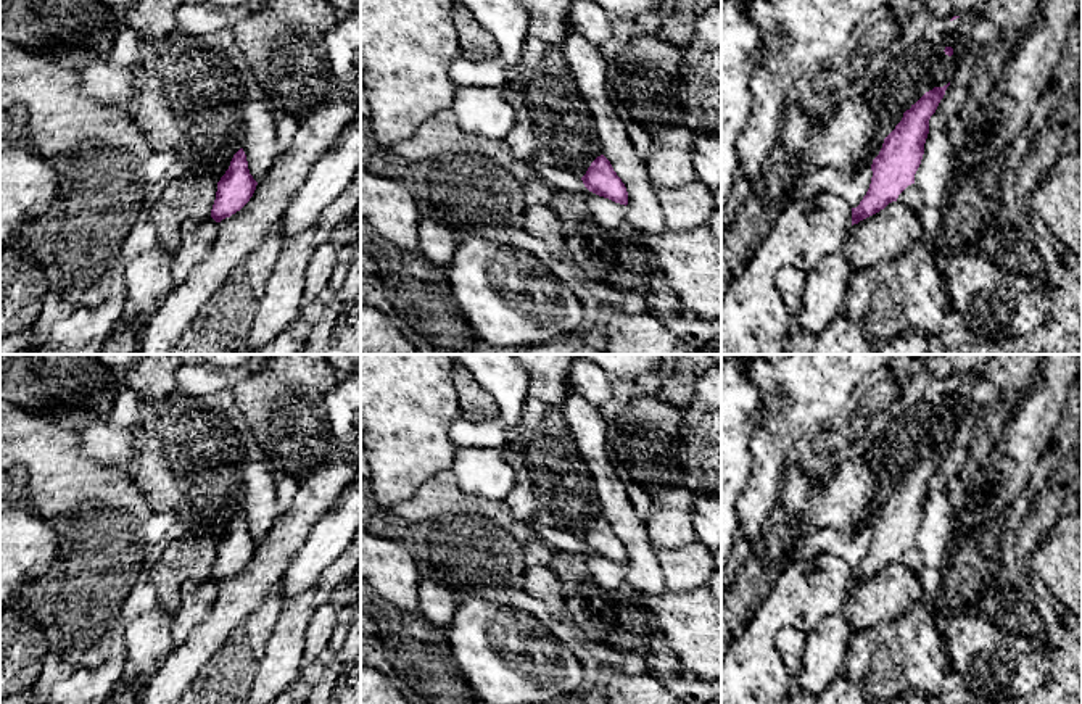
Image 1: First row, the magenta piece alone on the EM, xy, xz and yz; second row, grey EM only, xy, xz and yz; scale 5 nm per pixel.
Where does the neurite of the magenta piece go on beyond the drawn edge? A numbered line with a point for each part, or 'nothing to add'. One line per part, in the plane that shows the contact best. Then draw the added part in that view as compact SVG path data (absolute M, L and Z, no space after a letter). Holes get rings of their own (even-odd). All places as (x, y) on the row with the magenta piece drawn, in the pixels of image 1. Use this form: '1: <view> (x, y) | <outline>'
nothing to add

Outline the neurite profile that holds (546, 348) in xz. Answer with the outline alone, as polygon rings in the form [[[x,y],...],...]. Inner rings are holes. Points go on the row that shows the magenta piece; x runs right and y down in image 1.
[[[554,338],[539,346],[525,346],[518,354],[609,354],[588,345],[570,345],[564,338]]]

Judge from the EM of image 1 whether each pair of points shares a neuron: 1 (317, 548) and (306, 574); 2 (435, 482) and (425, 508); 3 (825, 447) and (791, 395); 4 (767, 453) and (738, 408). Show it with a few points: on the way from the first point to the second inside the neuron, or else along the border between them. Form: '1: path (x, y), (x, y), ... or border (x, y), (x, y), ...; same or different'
1: path (316, 554), (306, 567); same
2: path (433, 488), (425, 496), (425, 501); same
3: border (820, 427), (812, 434); different
4: border (762, 393), (751, 435), (751, 467); different

